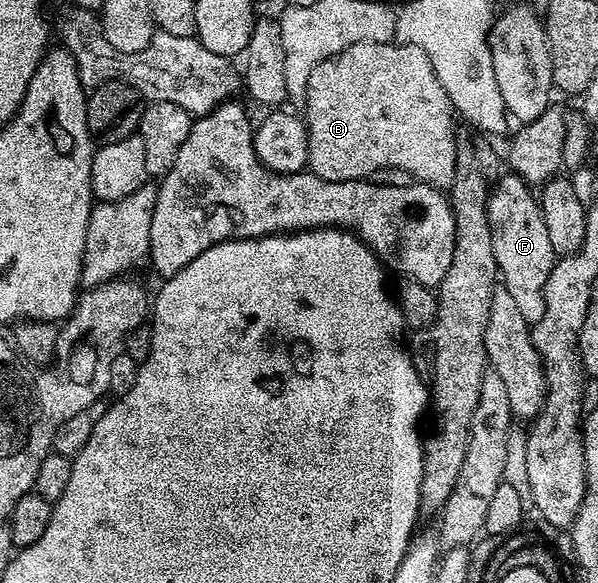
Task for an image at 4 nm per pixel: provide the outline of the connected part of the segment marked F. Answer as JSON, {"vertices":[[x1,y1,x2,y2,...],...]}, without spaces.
{"vertices":[[506,173,489,192,487,217,501,286,508,289,524,321,533,325,544,317,544,285,548,285,548,273,552,273,556,256,544,225,541,202,530,191,518,175]]}

